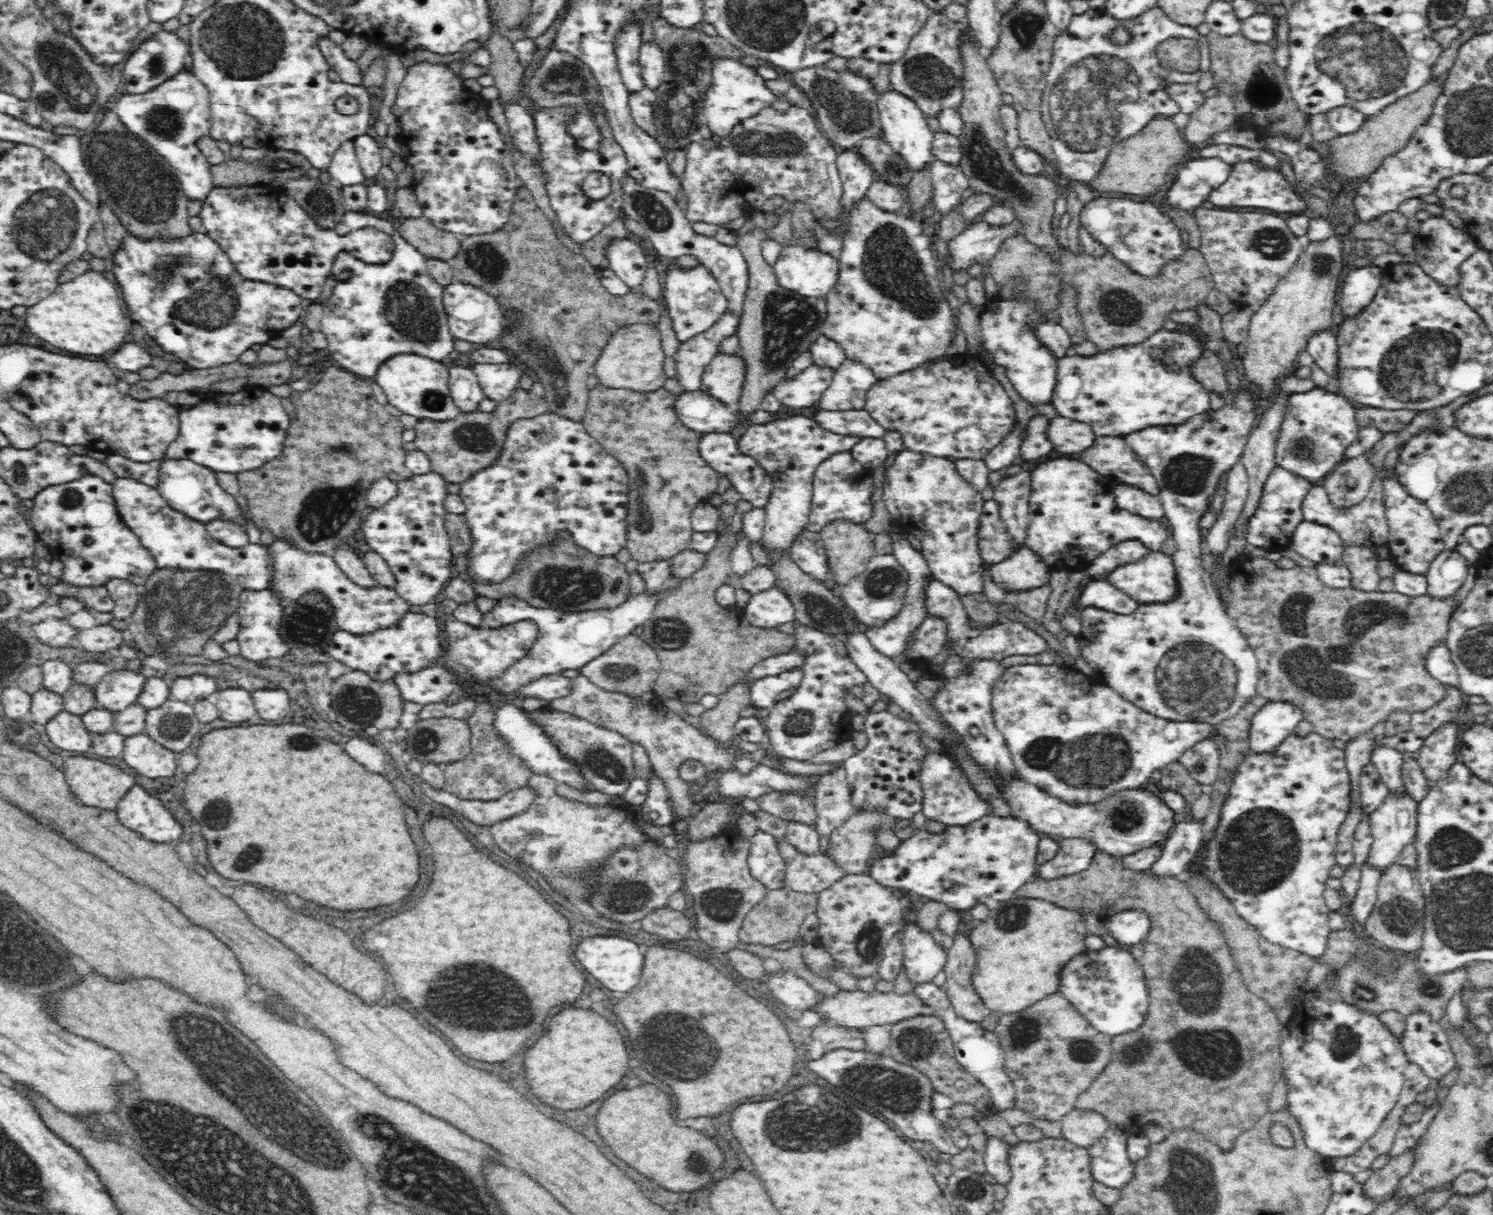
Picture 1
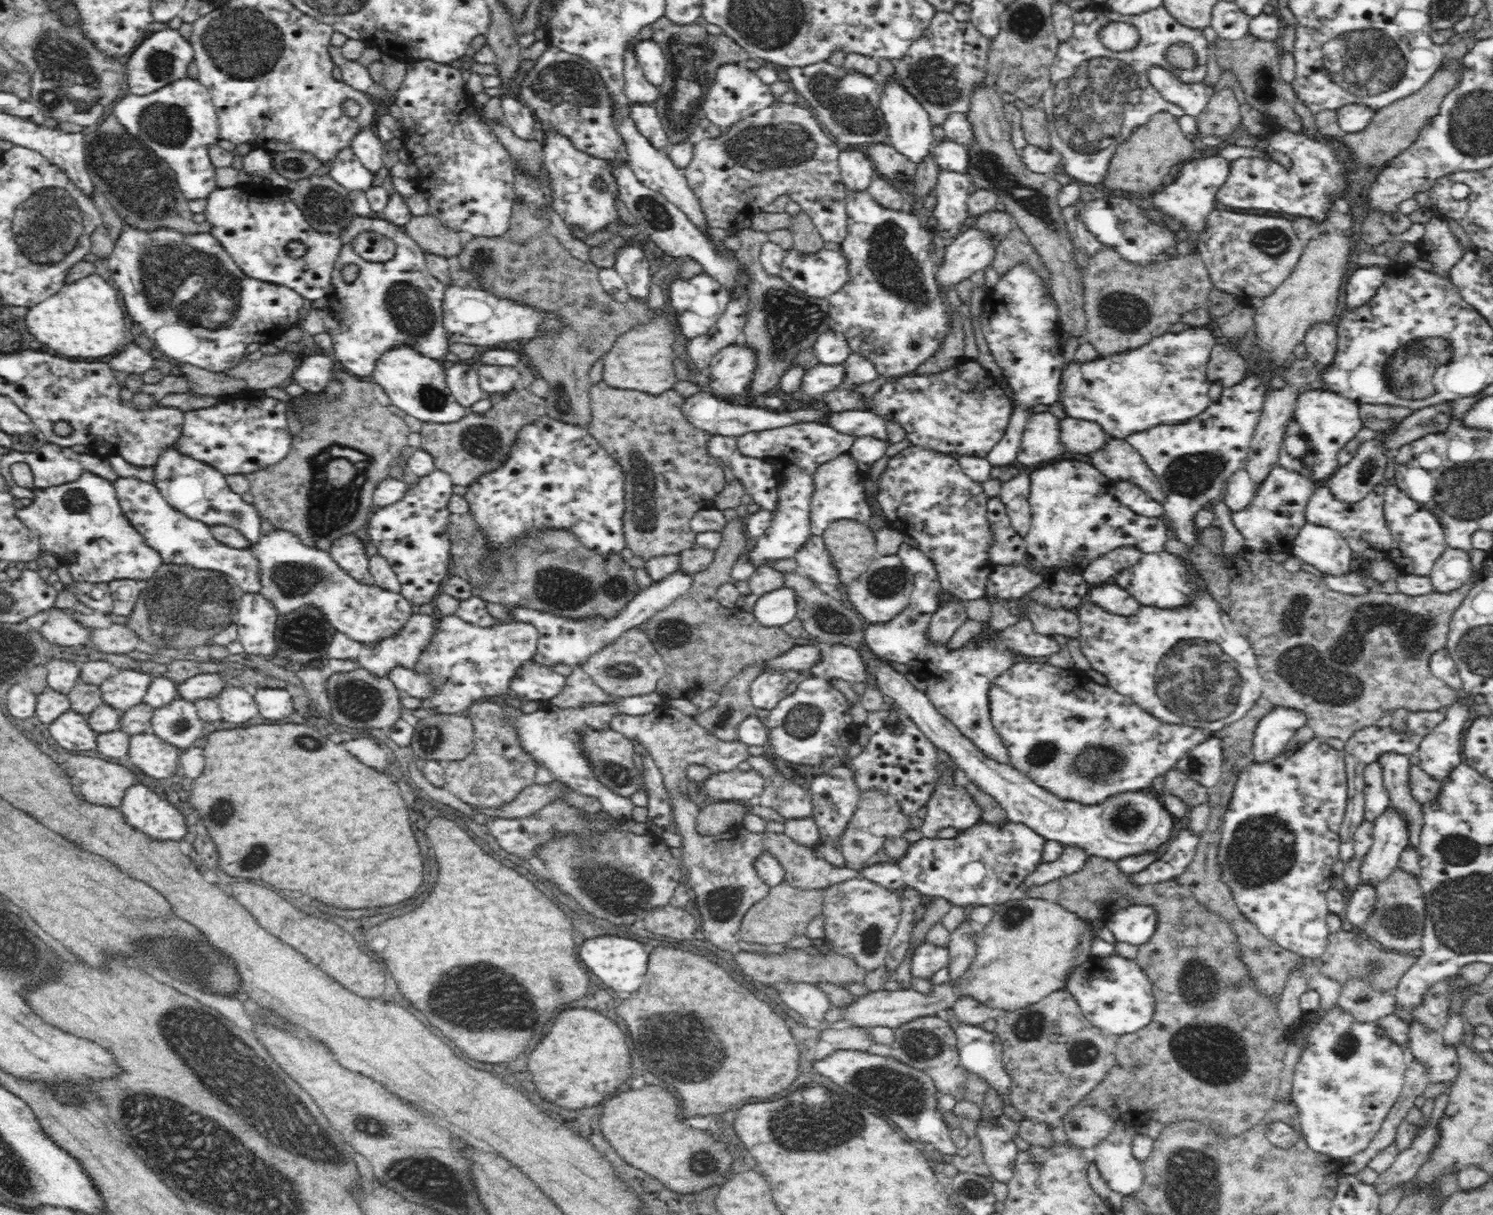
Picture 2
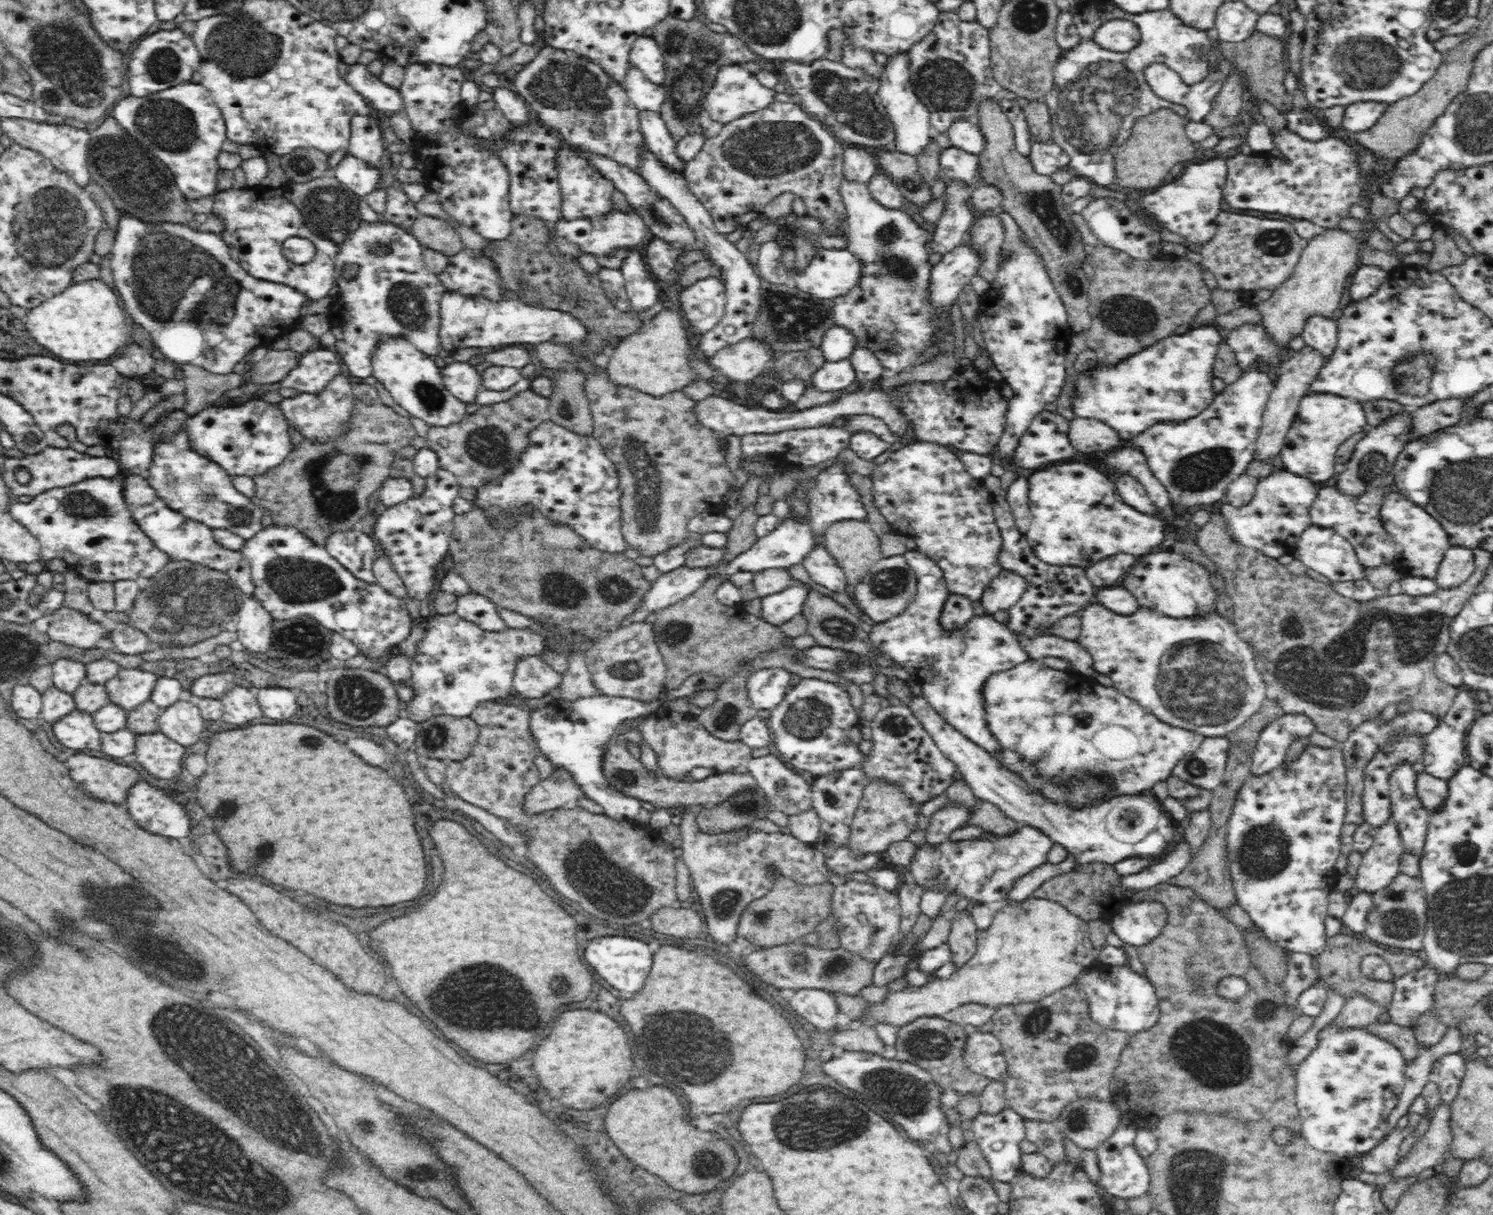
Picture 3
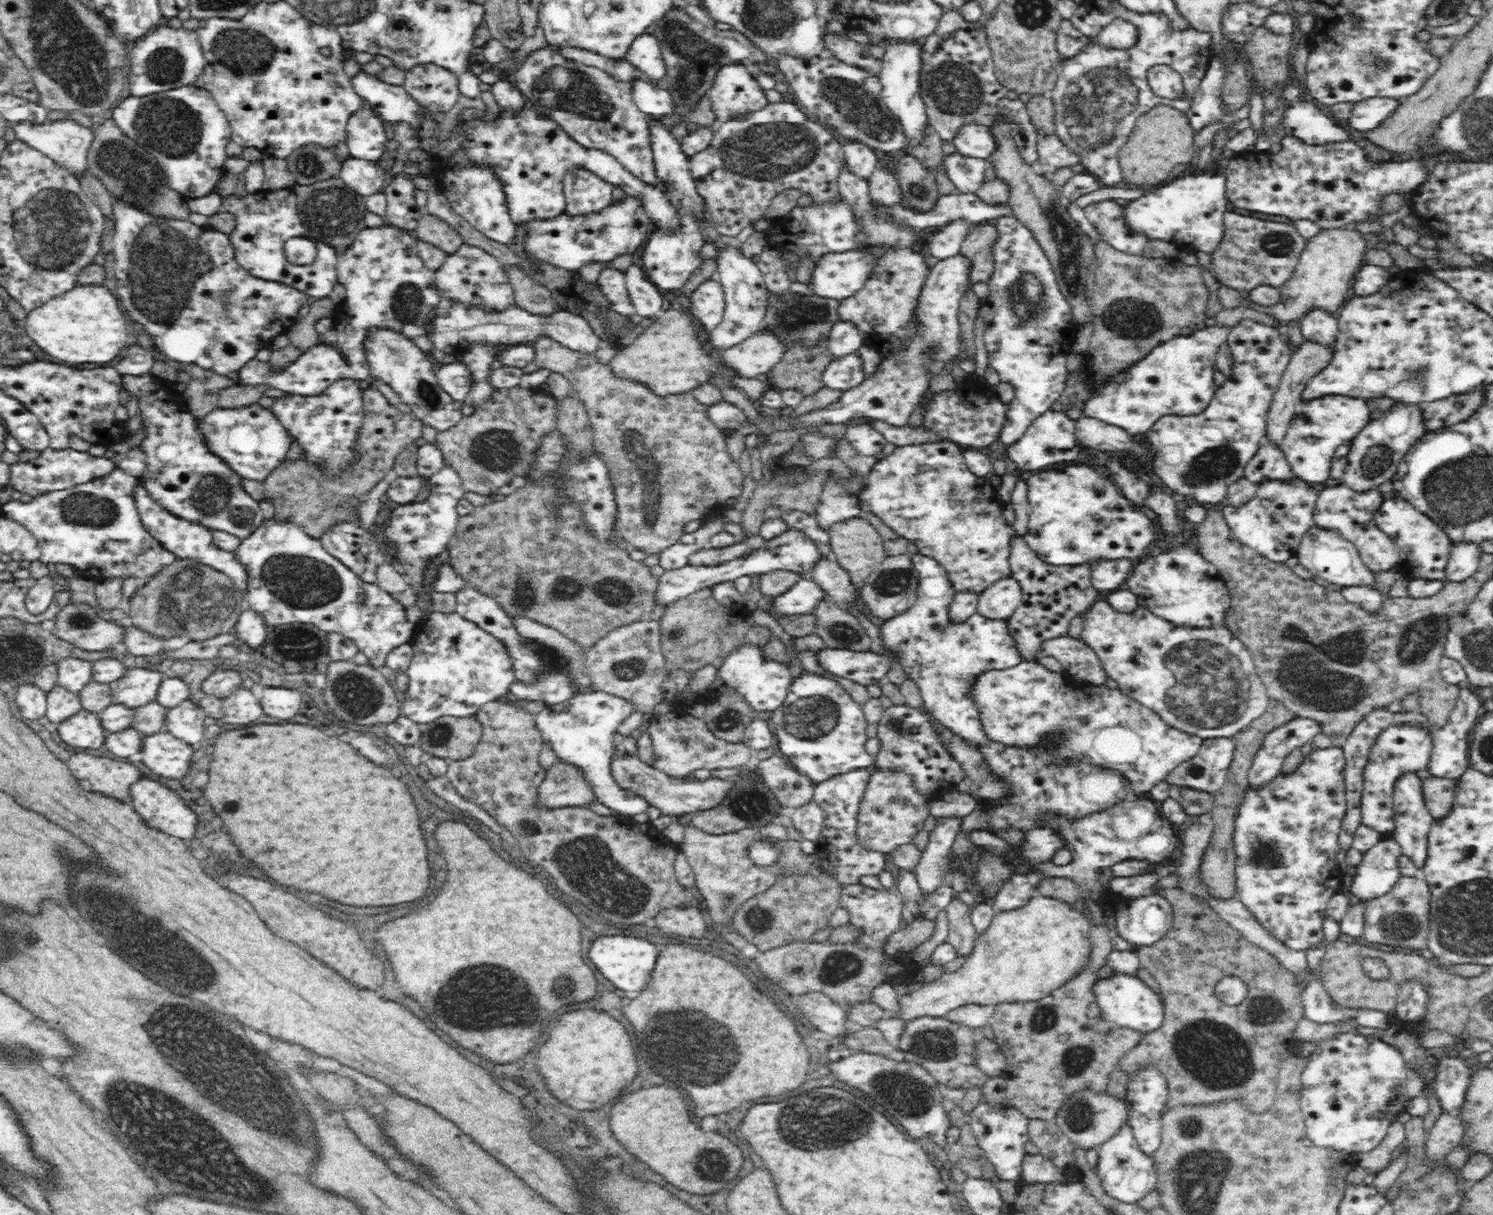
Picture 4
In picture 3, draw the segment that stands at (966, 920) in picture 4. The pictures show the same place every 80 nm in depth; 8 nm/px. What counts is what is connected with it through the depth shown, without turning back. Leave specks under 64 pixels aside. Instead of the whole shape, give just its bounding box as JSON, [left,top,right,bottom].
[946,908,978,969]

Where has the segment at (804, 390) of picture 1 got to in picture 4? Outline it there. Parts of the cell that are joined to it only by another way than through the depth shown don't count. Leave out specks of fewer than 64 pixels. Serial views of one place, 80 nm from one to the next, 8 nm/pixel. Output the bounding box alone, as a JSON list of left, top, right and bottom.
[822,351,866,390]

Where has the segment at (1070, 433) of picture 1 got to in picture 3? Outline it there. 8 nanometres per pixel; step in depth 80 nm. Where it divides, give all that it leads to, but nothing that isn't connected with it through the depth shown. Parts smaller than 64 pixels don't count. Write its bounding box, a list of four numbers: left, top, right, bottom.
[1070,418,1130,452]

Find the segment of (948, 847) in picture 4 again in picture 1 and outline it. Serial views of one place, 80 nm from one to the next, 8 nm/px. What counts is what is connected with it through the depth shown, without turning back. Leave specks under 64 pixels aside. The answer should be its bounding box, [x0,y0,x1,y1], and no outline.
[921,752,990,827]

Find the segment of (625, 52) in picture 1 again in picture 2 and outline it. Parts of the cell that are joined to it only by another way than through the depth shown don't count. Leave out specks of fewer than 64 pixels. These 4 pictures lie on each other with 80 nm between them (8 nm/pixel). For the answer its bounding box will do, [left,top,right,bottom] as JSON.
[624,42,660,106]

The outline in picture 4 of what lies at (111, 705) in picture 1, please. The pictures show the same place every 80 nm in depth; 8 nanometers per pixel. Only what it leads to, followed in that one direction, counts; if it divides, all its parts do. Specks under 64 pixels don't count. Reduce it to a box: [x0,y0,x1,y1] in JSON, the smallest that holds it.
[109,667,163,708]

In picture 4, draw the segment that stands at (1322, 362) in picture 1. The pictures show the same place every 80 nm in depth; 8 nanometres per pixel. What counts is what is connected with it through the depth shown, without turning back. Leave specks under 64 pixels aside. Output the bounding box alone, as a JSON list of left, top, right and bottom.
[1298,308,1339,344]

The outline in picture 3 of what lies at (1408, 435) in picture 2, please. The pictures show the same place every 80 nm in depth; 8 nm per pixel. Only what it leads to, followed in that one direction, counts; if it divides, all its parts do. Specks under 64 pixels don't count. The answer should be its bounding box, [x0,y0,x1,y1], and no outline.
[1412,397,1468,438]

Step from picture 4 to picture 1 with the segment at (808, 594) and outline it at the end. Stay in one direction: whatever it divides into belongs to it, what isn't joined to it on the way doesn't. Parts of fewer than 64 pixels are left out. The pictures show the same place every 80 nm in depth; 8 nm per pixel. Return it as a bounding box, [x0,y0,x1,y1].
[742,586,795,628]

